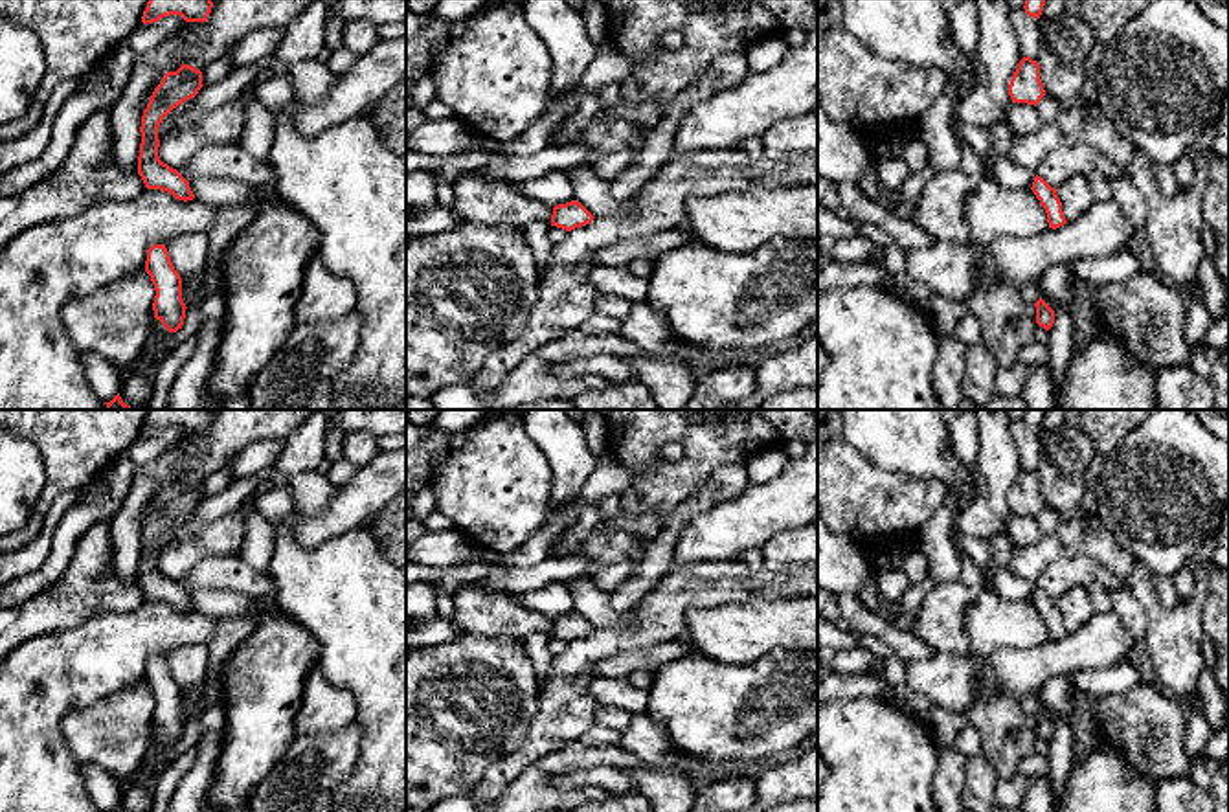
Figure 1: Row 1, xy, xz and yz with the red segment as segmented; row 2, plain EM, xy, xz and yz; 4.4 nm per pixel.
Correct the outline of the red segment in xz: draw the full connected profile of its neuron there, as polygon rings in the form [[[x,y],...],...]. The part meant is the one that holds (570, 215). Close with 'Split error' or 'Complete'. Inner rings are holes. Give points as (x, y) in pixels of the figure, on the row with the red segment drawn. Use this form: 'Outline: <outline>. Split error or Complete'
Outline: [[[571,200],[553,208],[551,226],[571,231],[590,224],[593,219],[595,217],[581,202]]]. Complete

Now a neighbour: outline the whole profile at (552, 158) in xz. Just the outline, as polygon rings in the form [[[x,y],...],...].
[[[582,143],[566,147],[547,145],[535,154],[494,158],[470,173],[498,176],[507,182],[525,182],[555,171],[566,173],[573,167],[593,164],[597,158],[599,154]]]

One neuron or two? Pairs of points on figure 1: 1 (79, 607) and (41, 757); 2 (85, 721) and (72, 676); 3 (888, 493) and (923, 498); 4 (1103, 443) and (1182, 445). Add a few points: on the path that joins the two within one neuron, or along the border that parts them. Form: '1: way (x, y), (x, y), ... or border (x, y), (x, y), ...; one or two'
1: border (114, 610), (103, 610), (33, 640); two
2: border (122, 689), (74, 708), (61, 722), (65, 744); two
3: way (897, 498), (913, 498); one
4: border (1136, 428), (1104, 460); two

